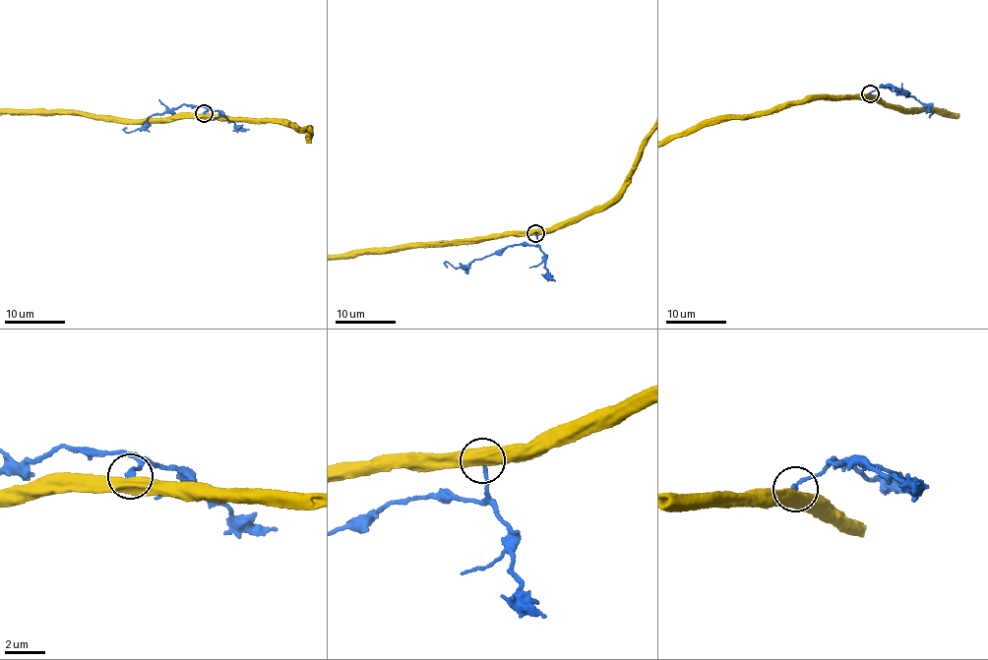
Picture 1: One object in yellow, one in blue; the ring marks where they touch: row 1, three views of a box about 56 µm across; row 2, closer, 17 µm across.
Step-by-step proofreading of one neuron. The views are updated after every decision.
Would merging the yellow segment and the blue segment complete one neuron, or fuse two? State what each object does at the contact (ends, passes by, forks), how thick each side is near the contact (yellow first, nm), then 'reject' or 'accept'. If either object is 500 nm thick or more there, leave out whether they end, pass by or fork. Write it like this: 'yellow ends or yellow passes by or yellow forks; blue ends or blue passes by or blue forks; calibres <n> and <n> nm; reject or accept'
calibres 550 and 220 nm; reject

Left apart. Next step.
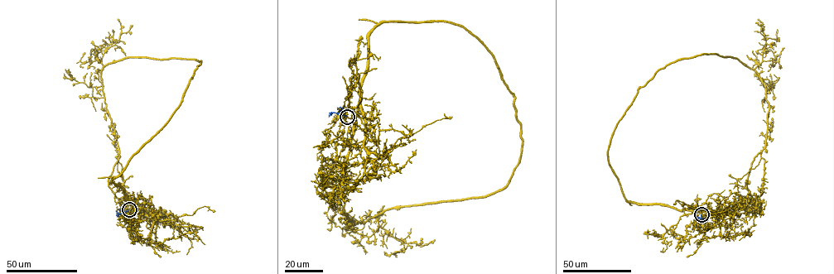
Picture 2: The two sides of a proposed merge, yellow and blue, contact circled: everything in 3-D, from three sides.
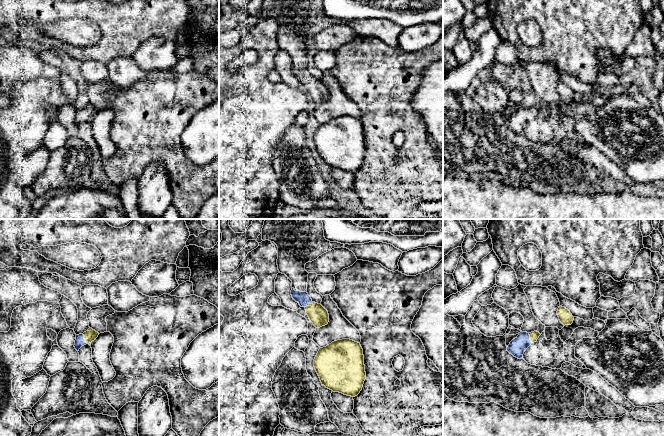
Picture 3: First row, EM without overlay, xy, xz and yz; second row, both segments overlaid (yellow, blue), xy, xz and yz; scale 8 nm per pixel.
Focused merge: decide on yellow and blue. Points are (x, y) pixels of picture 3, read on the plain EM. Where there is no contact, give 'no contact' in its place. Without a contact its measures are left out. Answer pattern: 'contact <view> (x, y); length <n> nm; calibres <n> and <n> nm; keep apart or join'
contact xy (84, 114); length 90 nm; calibres 100 and 80 nm; join

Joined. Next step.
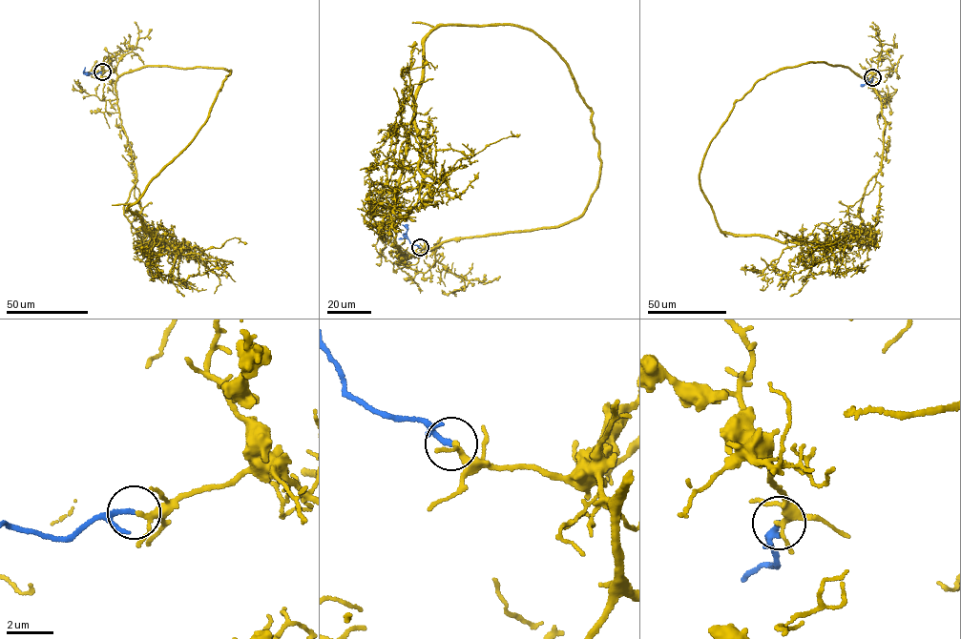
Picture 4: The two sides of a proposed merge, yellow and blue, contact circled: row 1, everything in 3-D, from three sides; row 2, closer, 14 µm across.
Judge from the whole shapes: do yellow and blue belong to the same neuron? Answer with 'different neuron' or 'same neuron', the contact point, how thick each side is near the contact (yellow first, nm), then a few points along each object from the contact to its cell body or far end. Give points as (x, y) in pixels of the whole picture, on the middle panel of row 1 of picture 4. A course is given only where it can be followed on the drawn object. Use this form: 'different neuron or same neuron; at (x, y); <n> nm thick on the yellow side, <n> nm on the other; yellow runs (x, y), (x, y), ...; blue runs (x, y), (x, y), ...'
same neuron; at (420, 247); 180 nm thick on the yellow side, 220 nm on the other; yellow runs (420, 247), (436, 247), (406, 257), (368, 198), (373, 217), (407, 215), (424, 203), (427, 176), (519, 134); blue runs (420, 247), (409, 242), (407, 228), (403, 224)

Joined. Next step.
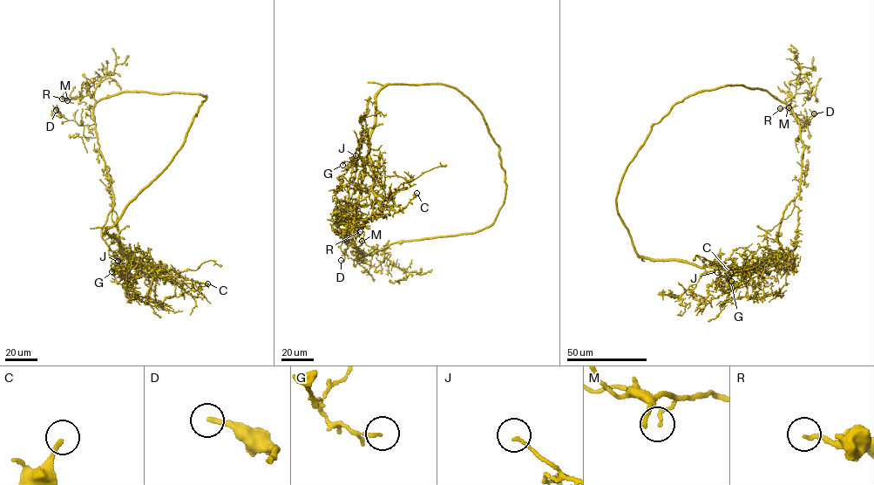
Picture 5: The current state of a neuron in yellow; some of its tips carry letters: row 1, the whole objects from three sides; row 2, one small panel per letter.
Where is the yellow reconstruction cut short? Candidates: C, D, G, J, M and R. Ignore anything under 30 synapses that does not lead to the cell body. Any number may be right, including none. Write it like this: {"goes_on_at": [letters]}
{"goes_on_at": ["C", "D"]}

